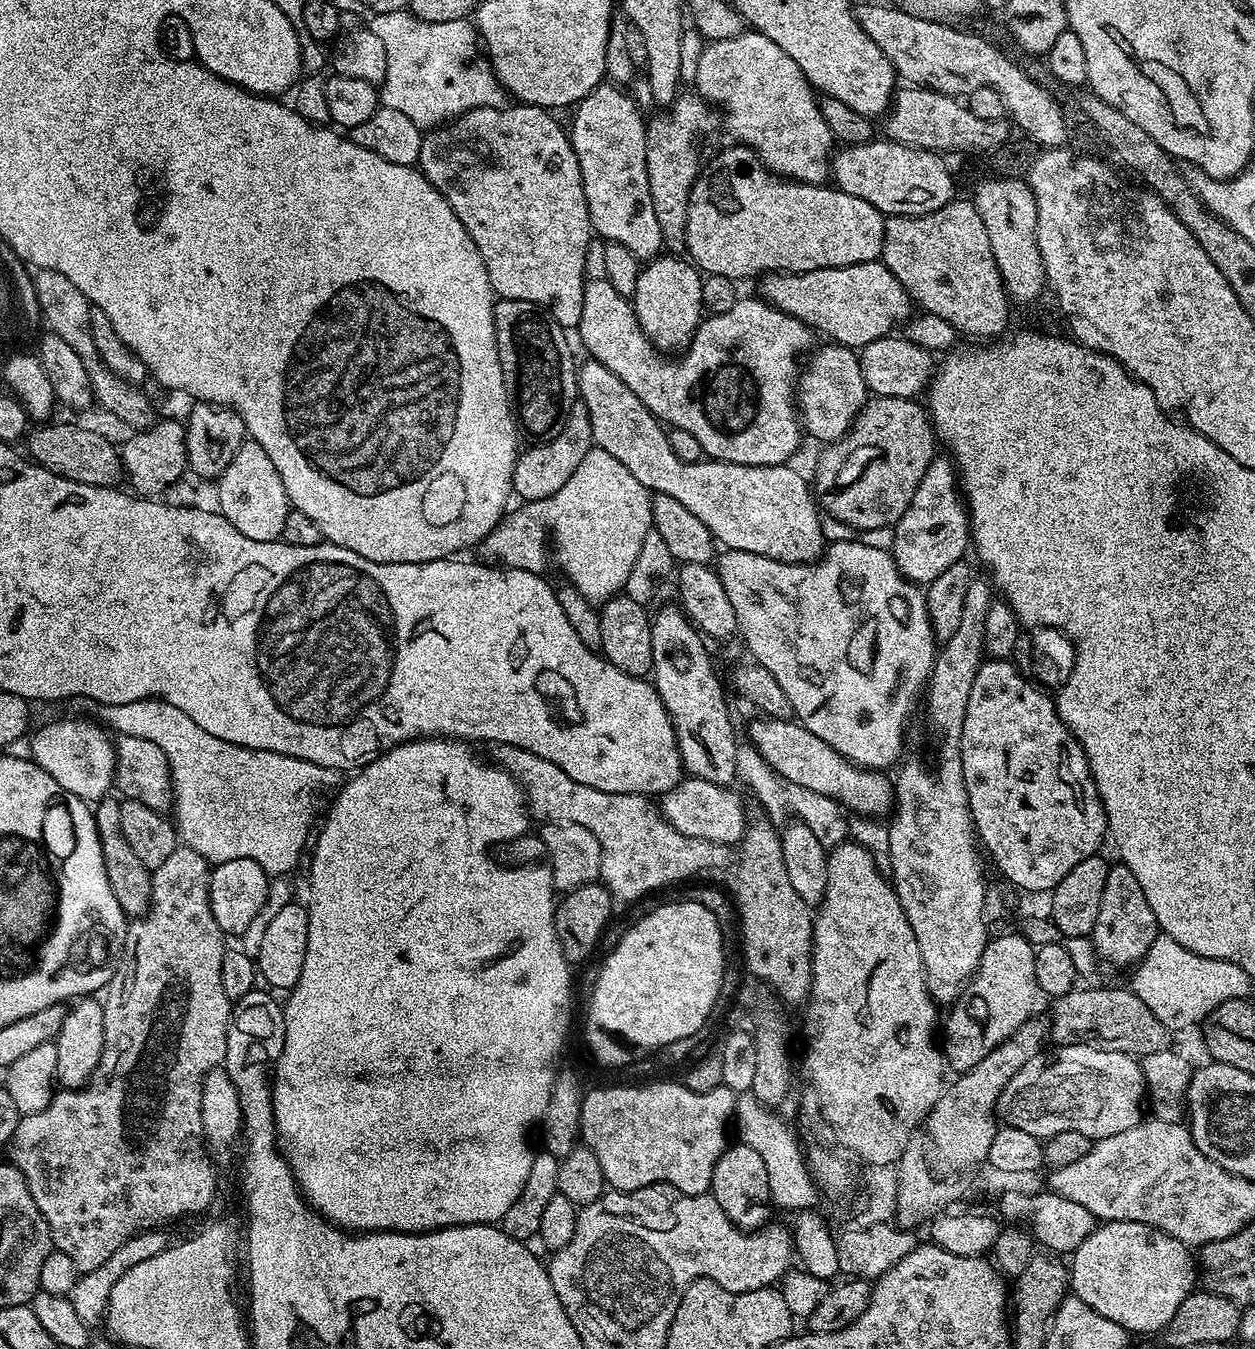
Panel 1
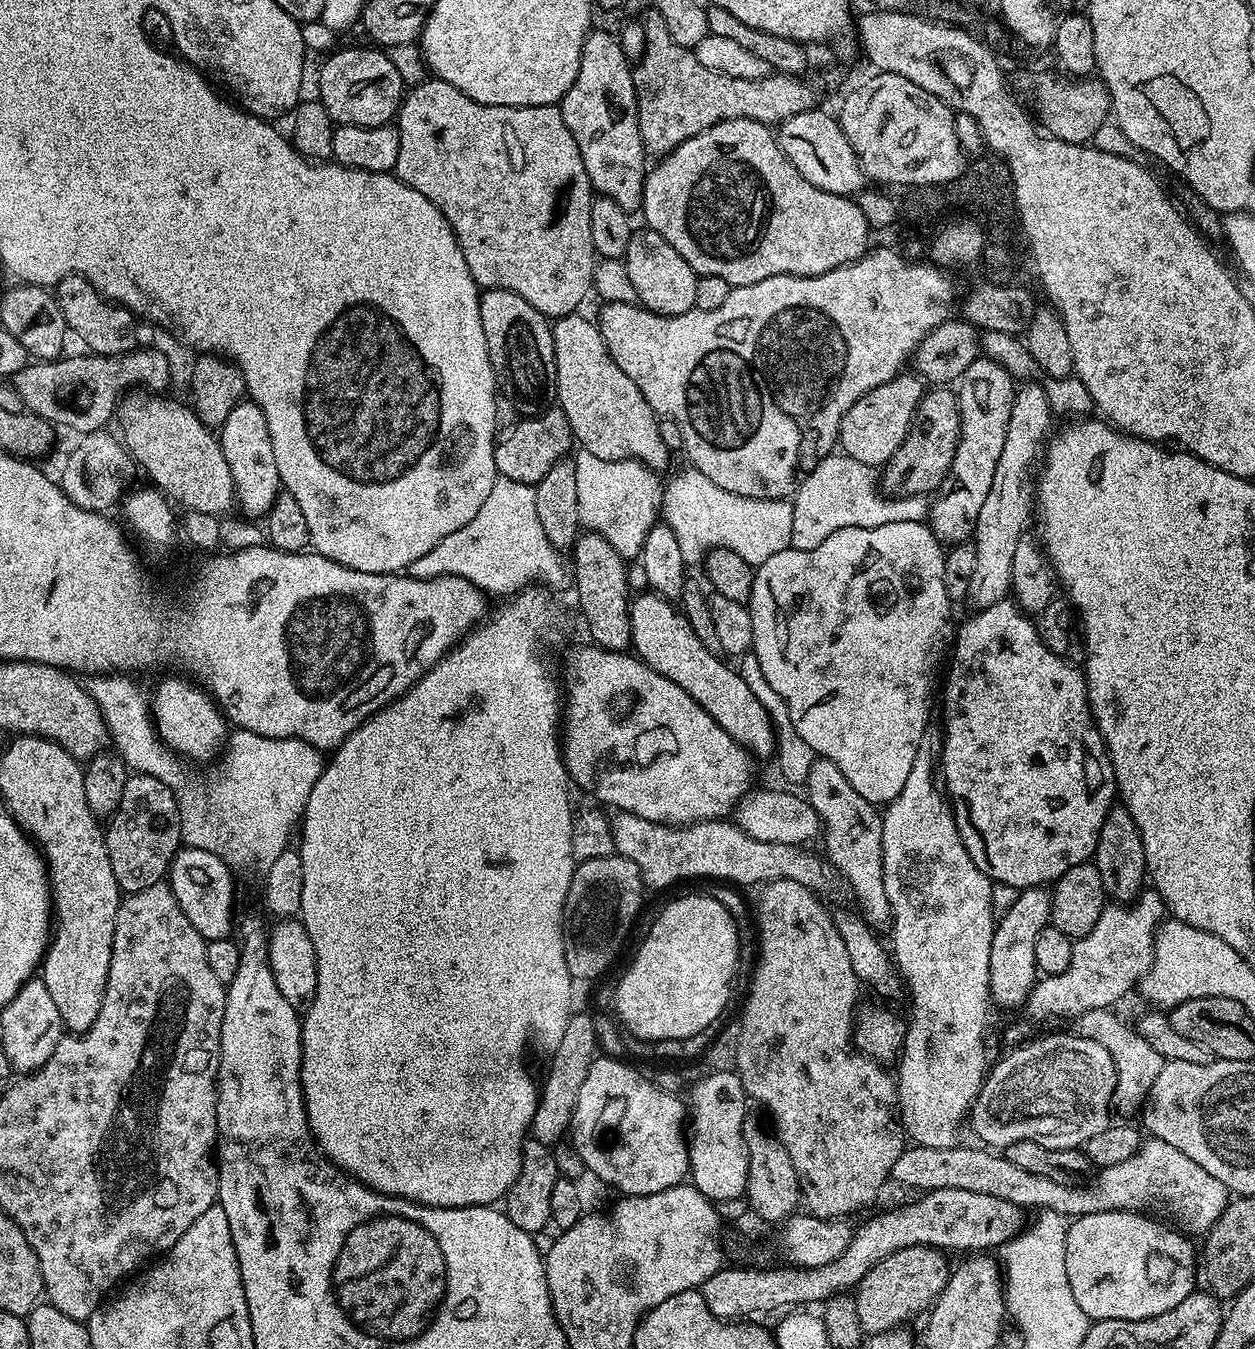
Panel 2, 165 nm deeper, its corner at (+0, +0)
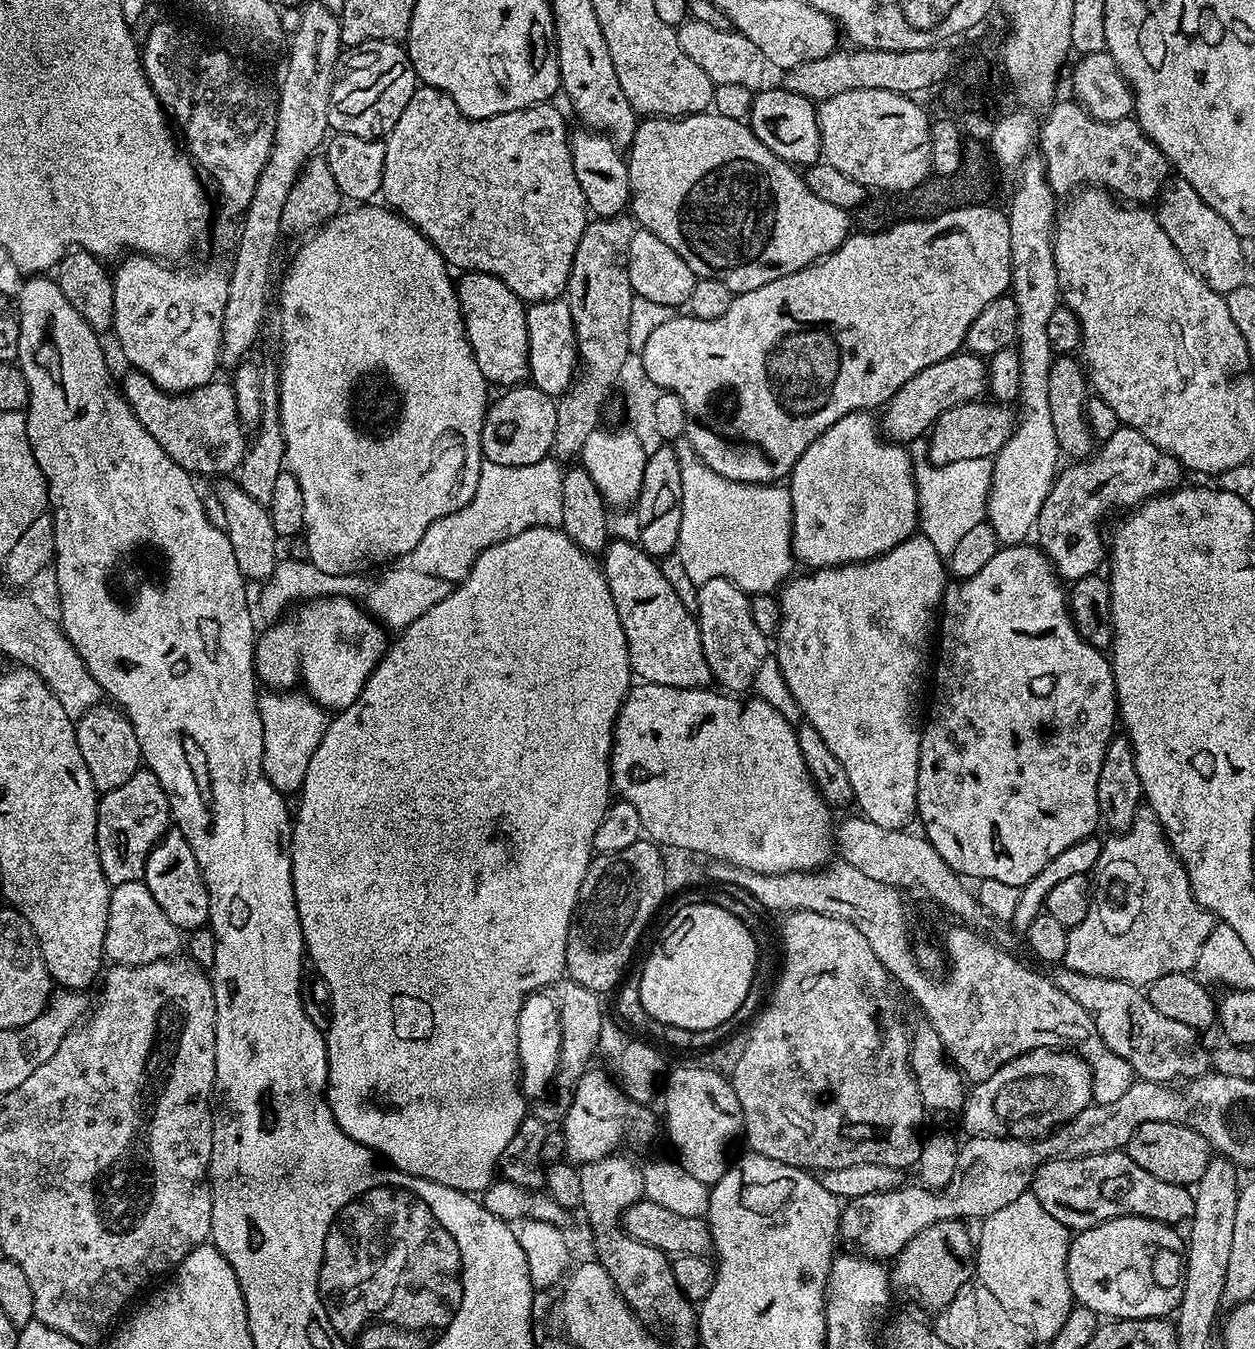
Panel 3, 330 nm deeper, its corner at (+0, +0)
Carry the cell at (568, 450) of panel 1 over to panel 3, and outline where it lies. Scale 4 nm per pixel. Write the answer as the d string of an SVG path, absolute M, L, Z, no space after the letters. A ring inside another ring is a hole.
M525 382L499 393L501 396L491 401L484 416L484 425L480 435L480 455L487 463L498 466L530 466L530 462L549 459L554 442L554 429L558 423L556 400Z

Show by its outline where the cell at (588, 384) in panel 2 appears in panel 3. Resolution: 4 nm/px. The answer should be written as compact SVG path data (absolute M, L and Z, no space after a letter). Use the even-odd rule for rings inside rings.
M567 299L538 300L526 308L528 331L528 371L531 383L546 395L559 398L567 392L578 375L576 335Z

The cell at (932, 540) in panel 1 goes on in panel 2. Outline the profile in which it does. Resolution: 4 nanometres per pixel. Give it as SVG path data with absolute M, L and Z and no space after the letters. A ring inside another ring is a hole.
M987 358L976 359L959 378L958 450L954 450L954 462L935 493L936 501L933 499L930 504L930 527L941 545L963 544L973 539L978 513L986 502L986 494L990 494L994 470L998 458L1002 458L1002 446L1006 446L1006 430L1010 426L1016 390L1012 375L998 366L998 362Z

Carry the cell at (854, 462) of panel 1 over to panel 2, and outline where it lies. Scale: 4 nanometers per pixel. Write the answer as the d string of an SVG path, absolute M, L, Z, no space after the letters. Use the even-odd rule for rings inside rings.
M936 386L925 391L916 411L916 417L912 419L908 437L887 464L883 465L883 491L895 494L897 497L927 497L935 493L954 462L954 450L958 450L959 437L960 401L957 393L948 386Z

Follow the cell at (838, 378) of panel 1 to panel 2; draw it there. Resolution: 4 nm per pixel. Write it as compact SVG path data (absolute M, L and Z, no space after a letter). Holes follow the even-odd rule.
M898 375L889 384L862 394L862 398L858 398L858 402L854 402L850 410L846 410L840 423L838 441L844 455L879 469L900 449L902 442L908 437L912 419L916 417L920 400L926 391L925 381L919 375L911 375Z

